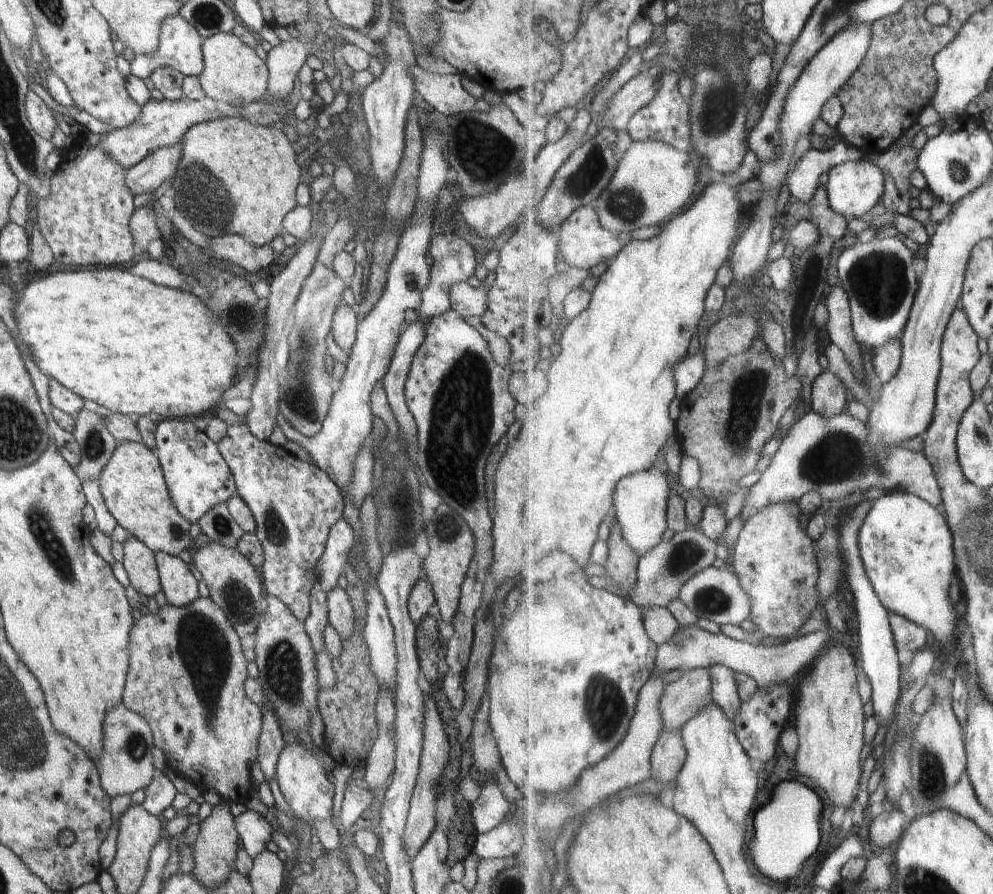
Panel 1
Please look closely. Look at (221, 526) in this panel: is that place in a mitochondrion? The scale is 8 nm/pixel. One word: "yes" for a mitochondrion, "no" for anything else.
yes

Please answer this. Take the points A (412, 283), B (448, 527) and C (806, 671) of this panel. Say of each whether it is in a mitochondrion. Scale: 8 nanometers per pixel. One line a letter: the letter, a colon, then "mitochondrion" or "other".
A: other
B: mitochondrion
C: other

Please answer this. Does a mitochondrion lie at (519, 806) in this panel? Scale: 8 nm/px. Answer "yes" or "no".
no

